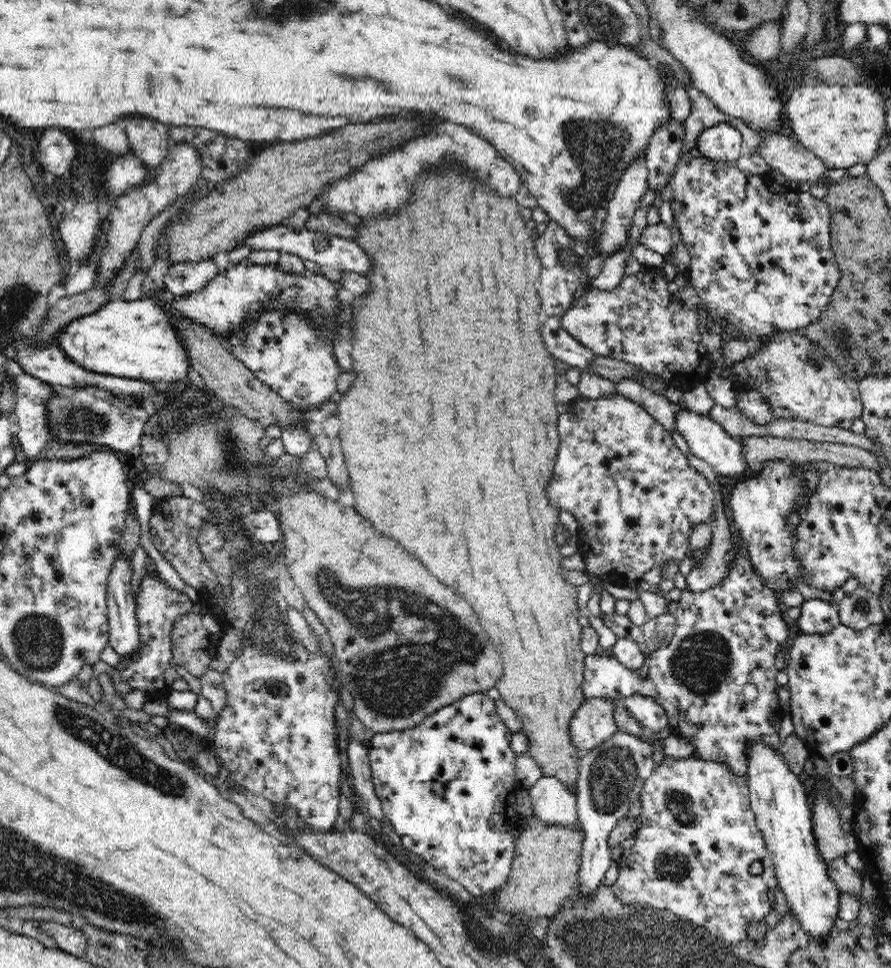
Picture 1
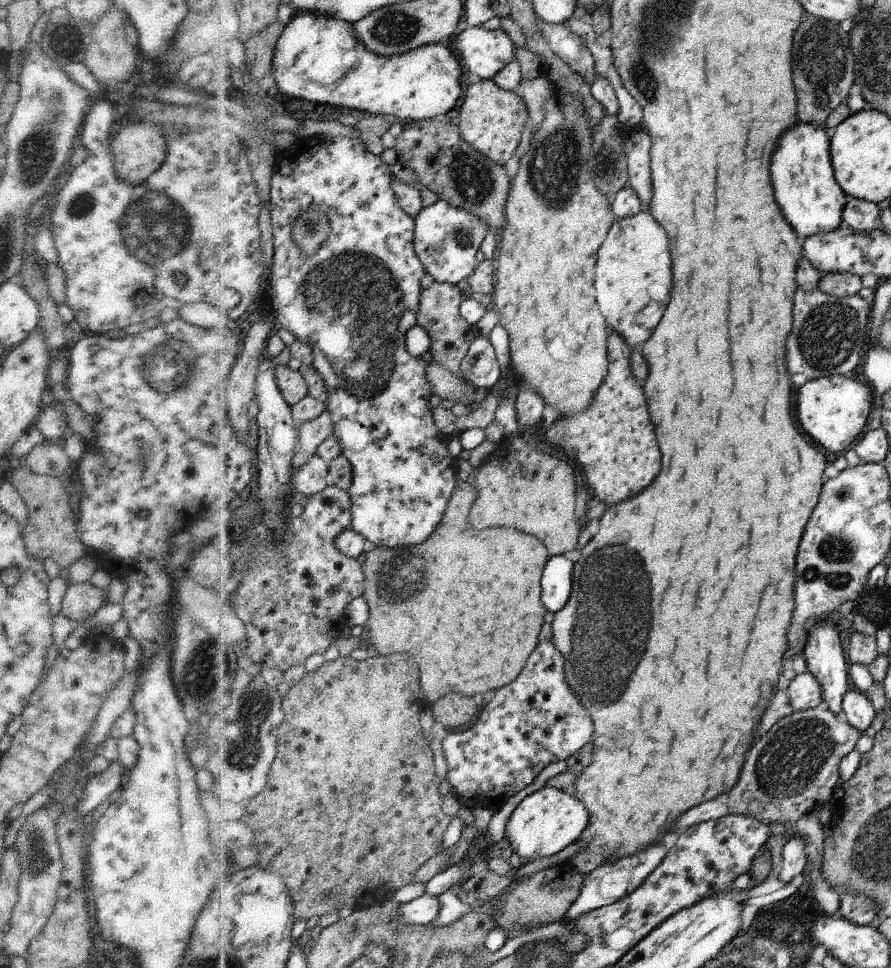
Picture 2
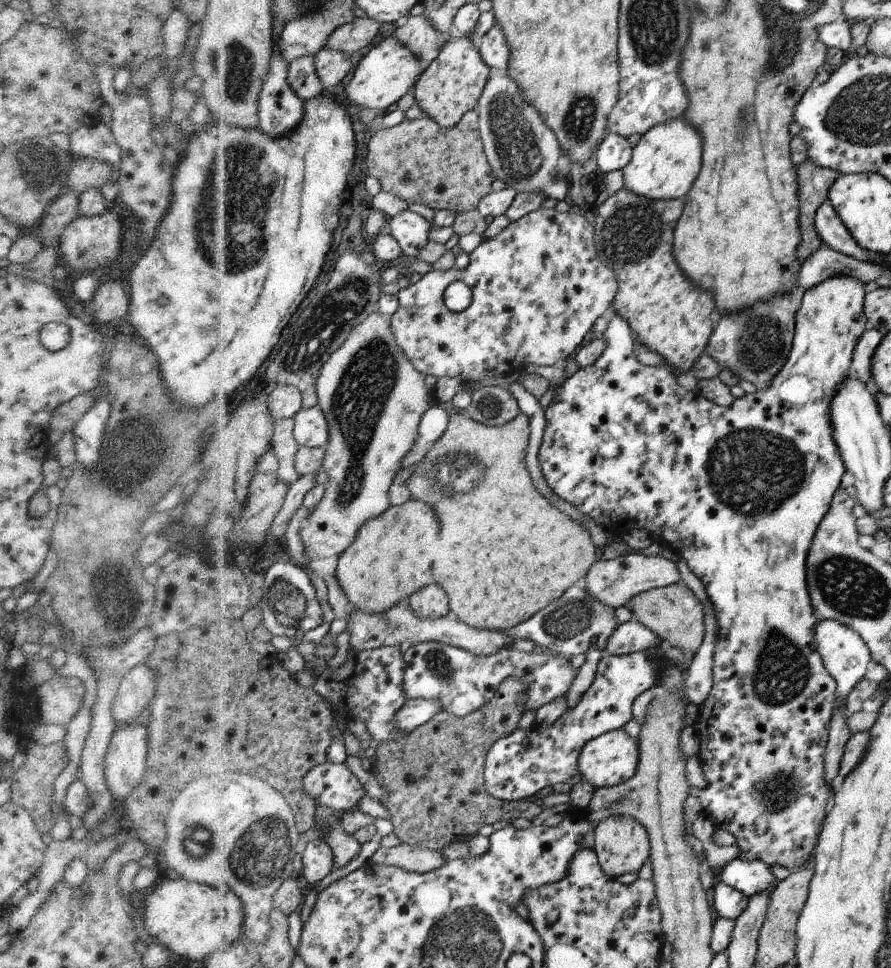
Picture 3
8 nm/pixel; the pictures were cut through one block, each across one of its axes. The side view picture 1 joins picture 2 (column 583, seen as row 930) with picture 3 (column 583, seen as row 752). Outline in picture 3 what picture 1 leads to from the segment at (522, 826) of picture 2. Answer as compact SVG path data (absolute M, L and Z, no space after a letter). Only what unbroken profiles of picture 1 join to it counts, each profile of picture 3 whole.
M624 728L608 731L596 737L585 748L579 757L579 771L582 780L589 782L595 789L613 787L626 782L636 774L639 764L639 745Z

